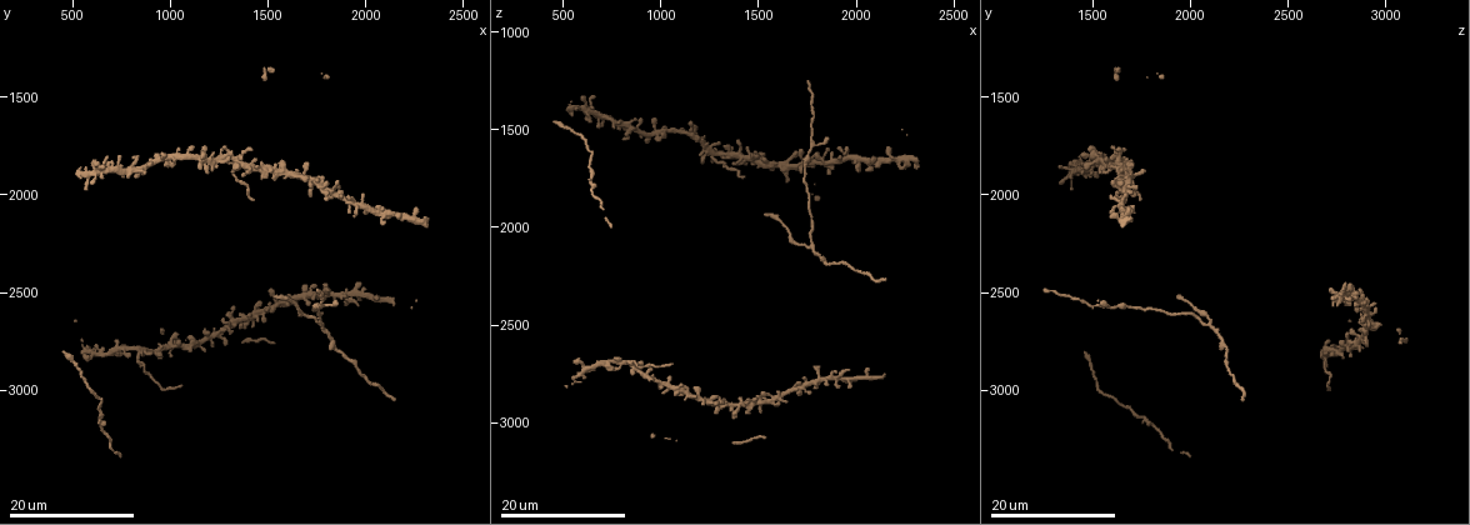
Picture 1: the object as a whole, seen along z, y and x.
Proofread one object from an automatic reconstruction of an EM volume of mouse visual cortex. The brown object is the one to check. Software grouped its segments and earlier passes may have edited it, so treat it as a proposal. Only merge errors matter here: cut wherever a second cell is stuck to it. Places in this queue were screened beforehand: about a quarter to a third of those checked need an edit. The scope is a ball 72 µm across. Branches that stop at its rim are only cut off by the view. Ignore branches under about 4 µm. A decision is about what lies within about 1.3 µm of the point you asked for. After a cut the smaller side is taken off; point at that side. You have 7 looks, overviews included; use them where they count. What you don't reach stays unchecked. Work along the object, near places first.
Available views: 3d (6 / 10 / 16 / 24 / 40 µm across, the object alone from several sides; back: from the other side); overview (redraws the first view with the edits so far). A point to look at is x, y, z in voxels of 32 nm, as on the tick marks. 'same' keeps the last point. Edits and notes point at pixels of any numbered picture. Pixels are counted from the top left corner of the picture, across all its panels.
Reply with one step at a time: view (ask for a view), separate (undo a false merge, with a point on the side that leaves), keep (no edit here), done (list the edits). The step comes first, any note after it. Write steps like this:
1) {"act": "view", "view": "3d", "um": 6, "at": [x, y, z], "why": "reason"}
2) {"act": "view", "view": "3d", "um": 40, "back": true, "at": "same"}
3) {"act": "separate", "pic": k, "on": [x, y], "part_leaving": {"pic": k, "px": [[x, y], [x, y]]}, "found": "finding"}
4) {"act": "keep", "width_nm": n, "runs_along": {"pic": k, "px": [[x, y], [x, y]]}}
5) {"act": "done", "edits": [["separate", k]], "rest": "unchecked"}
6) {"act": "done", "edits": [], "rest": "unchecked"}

{"act": "view", "view": "3d", "um": 24, "at": [1680, 1890, 1690], "why": "three-way junction"}

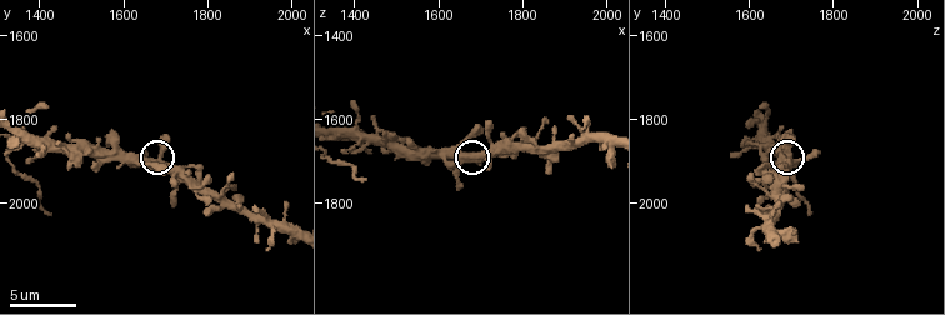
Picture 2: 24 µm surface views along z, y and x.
{"act": "view", "view": "3d", "um": 10, "at": [1680, 1895, 1700]}

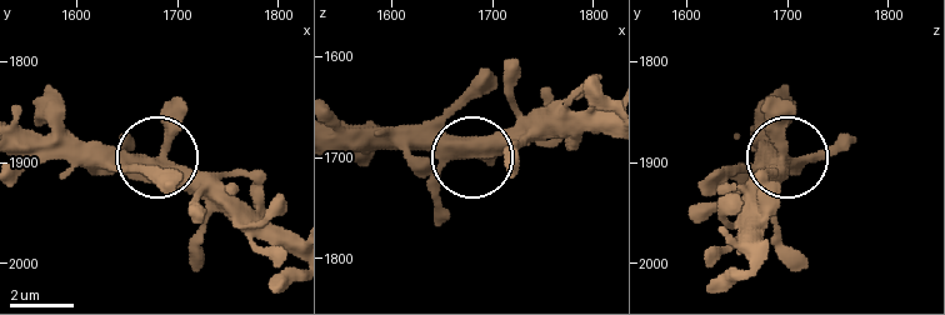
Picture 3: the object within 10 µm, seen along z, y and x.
{"act": "keep", "side_arm_um": 19, "found": "all the same cell"}

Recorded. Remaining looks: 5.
{"act": "view", "view": "3d", "um": 10, "at": [1955, 2070, 1605], "why": "three arms meet"}

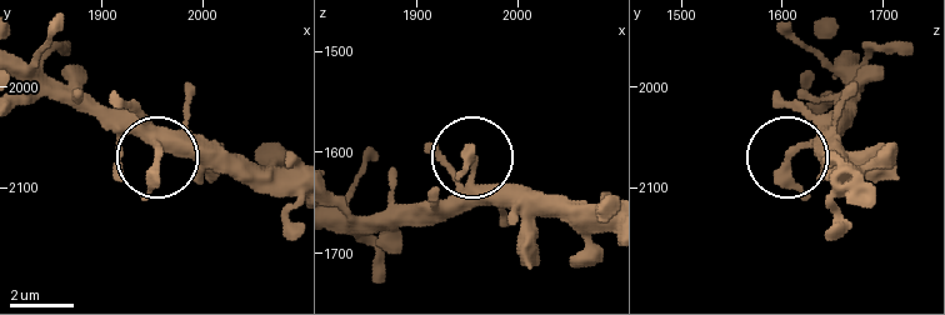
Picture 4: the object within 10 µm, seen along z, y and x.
{"act": "keep", "width_nm": 240, "runs_along": {"pic": 4, "px": [[140, 199], [156, 169], [156, 148], [126, 115]]}, "found": "continuous, no second cell"}

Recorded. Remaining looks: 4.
{"act": "view", "view": "3d", "um": 24, "at": [1780, 2680, 2110], "why": "side arm on a straight run"}

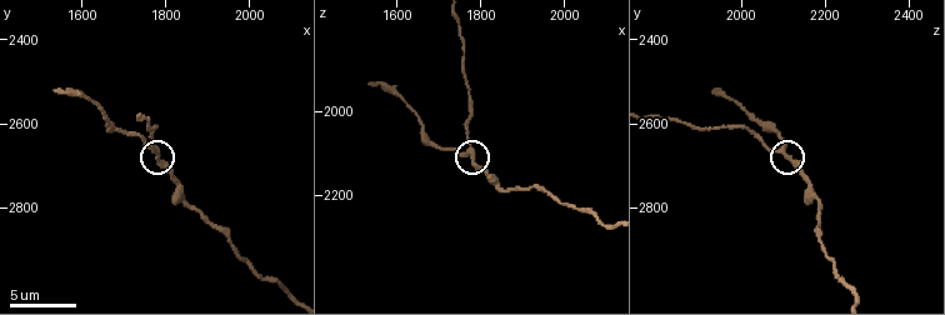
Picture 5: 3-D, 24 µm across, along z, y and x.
{"act": "view", "view": "3d", "um": 10, "at": [1775, 2660, 2095]}

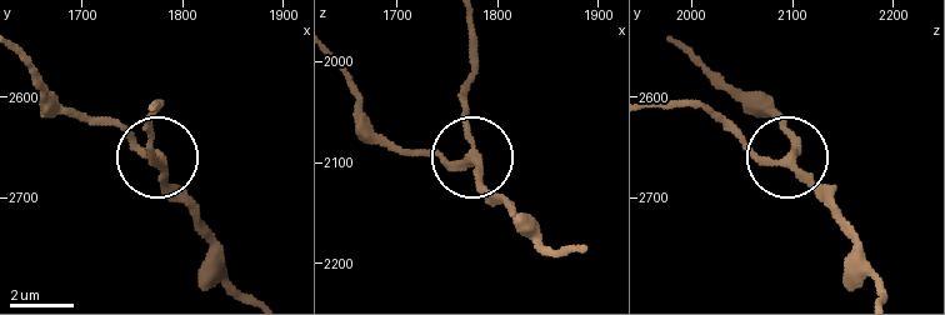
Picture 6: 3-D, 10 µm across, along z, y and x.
{"act": "keep", "side_arm_um": 12, "arms": 3, "found": "all the same cell"}

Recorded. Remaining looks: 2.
{"act": "view", "view": "3d", "um": 16, "at": [1840, 2785, 2185]}

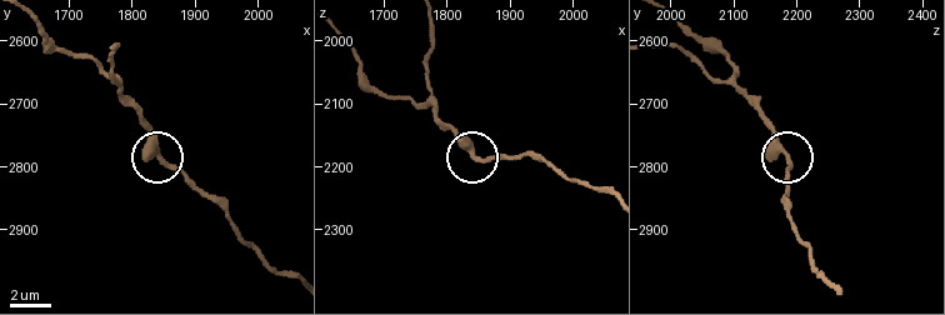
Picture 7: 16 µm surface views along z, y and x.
{"act": "keep", "side_arm_um": 15, "runs_along": {"pic": 7, "px": [[654, 46], [684, 49], [755, 108], [789, 163], [790, 196]]}, "found": "all the same cell"}

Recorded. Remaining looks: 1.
{"act": "done", "edits": [], "rest": "unchecked"}

